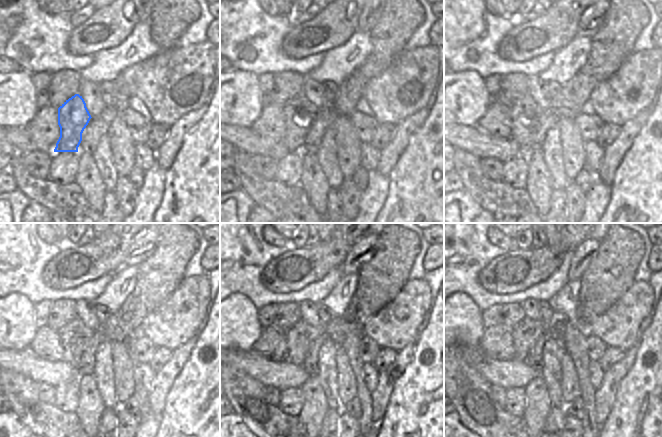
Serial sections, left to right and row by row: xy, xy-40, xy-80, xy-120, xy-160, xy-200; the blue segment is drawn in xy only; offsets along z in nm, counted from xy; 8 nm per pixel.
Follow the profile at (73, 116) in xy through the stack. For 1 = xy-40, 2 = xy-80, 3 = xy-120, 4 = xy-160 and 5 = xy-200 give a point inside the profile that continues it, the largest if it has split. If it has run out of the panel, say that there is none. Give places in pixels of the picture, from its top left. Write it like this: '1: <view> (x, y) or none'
1: xy-40 (299, 114)
2: xy-80 (524, 113)
3: xy-120 (74, 337)
4: xy-160 (299, 338)
5: xy-200 (525, 334)

